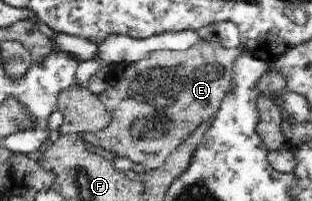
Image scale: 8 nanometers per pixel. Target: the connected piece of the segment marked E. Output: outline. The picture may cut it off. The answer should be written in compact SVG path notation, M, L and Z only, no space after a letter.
M201 40L192 48L182 50L153 50L135 62L117 63L105 75L108 87L98 98L111 113L111 123L103 130L92 133L78 133L86 142L101 147L105 151L126 157L134 164L142 164L146 169L163 167L168 157L181 146L199 126L211 122L220 109L221 101L231 86L230 72L235 60L246 52L243 46L225 49L217 43Z

